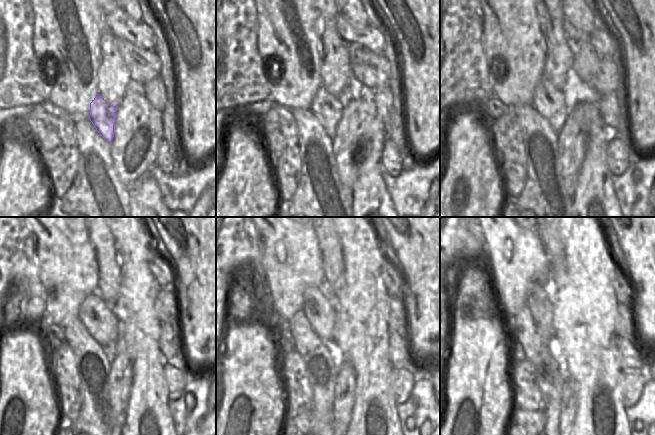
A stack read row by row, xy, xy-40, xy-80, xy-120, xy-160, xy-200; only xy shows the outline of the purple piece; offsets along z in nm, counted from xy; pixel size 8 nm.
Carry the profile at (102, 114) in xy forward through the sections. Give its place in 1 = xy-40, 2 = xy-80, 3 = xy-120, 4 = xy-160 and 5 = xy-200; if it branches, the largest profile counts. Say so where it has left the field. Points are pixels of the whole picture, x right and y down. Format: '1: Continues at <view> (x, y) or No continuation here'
1: Continues at xy-40 (328, 109)
2: Continues at xy-80 (553, 104)
3: Continues at xy-120 (96, 314)
4: Continues at xy-160 (318, 307)
5: Continues at xy-200 (538, 297).

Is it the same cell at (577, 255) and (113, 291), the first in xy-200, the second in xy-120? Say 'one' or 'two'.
two

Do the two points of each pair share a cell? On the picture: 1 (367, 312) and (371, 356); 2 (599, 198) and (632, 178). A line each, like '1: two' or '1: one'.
1: one
2: two

